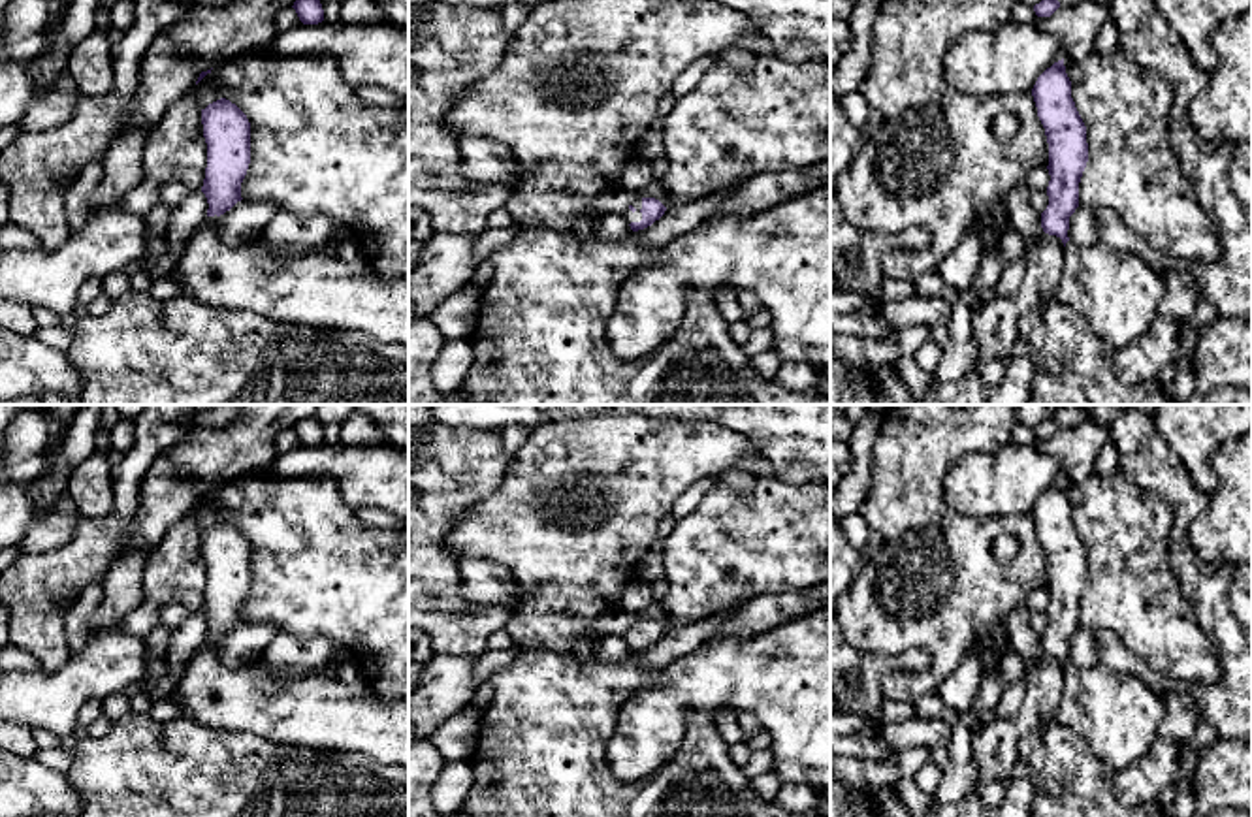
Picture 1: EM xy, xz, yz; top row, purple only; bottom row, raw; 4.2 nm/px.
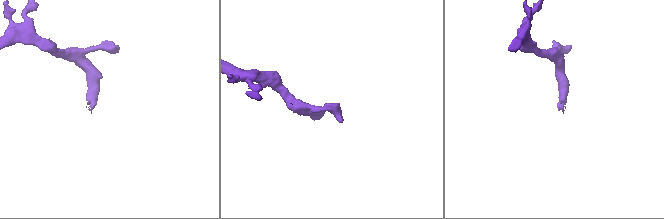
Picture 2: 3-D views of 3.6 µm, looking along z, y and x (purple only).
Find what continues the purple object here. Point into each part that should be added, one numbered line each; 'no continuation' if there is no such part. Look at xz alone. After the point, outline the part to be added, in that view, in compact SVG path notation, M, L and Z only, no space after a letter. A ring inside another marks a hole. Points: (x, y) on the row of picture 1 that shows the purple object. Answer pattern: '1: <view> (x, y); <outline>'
1: xz (631, 217); M636 200L636 201L633 203L633 207L636 209L634 213L633 213L629 207L621 213L623 218L625 218L629 224L642 220L642 213L640 213L640 209L642 209L642 200Z

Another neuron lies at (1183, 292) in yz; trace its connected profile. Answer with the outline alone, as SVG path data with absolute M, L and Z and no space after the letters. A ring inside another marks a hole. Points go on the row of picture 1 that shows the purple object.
M1179 265L1162 271L1162 279L1165 296L1158 303L1158 314L1188 324L1201 297L1201 288L1196 277L1190 269Z

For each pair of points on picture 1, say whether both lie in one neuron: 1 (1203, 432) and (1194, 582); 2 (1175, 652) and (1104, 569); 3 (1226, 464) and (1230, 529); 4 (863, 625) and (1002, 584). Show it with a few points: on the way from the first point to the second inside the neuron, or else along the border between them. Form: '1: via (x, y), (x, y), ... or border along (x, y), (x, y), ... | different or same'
1: border along (1173, 452), (1190, 480), (1209, 494) | different
2: via (1164, 631), (1124, 590) | same
3: via (1230, 480), (1230, 512) | same
4: via (897, 625), (932, 620), (968, 590) | same

